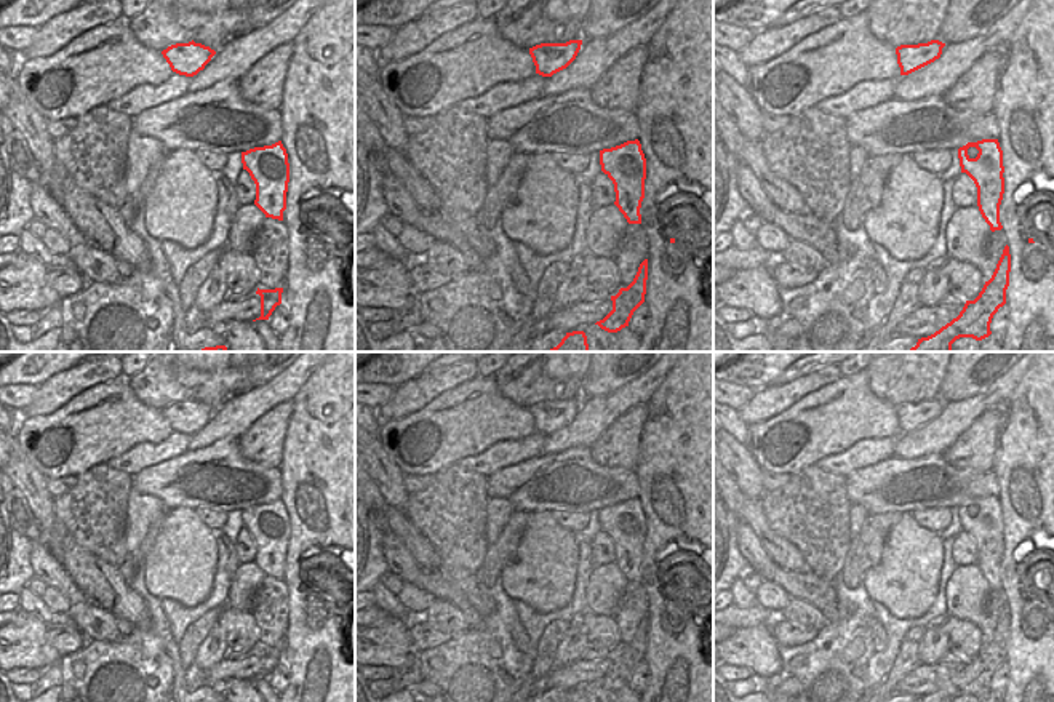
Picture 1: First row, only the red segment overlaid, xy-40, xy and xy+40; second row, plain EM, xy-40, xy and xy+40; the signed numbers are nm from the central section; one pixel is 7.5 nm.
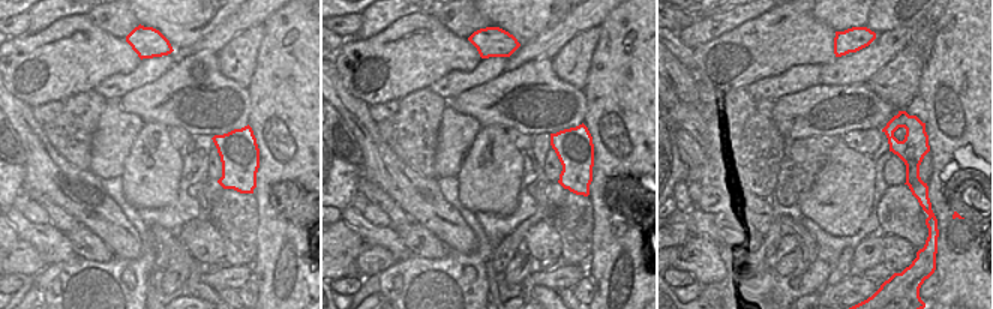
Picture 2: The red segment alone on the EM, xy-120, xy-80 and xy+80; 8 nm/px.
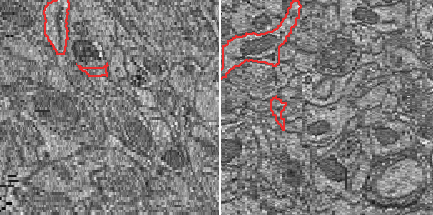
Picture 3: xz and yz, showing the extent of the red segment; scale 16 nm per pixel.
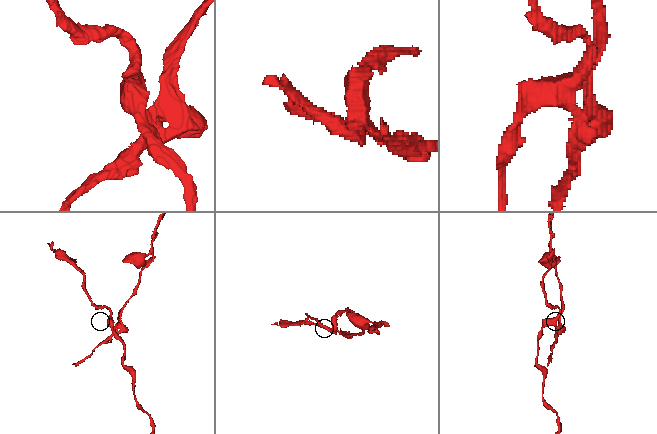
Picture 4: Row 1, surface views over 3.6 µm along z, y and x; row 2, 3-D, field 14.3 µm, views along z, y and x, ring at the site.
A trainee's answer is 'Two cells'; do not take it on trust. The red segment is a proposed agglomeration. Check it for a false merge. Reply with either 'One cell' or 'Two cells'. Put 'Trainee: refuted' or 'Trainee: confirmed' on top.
Trainee: confirmed
Two cells

